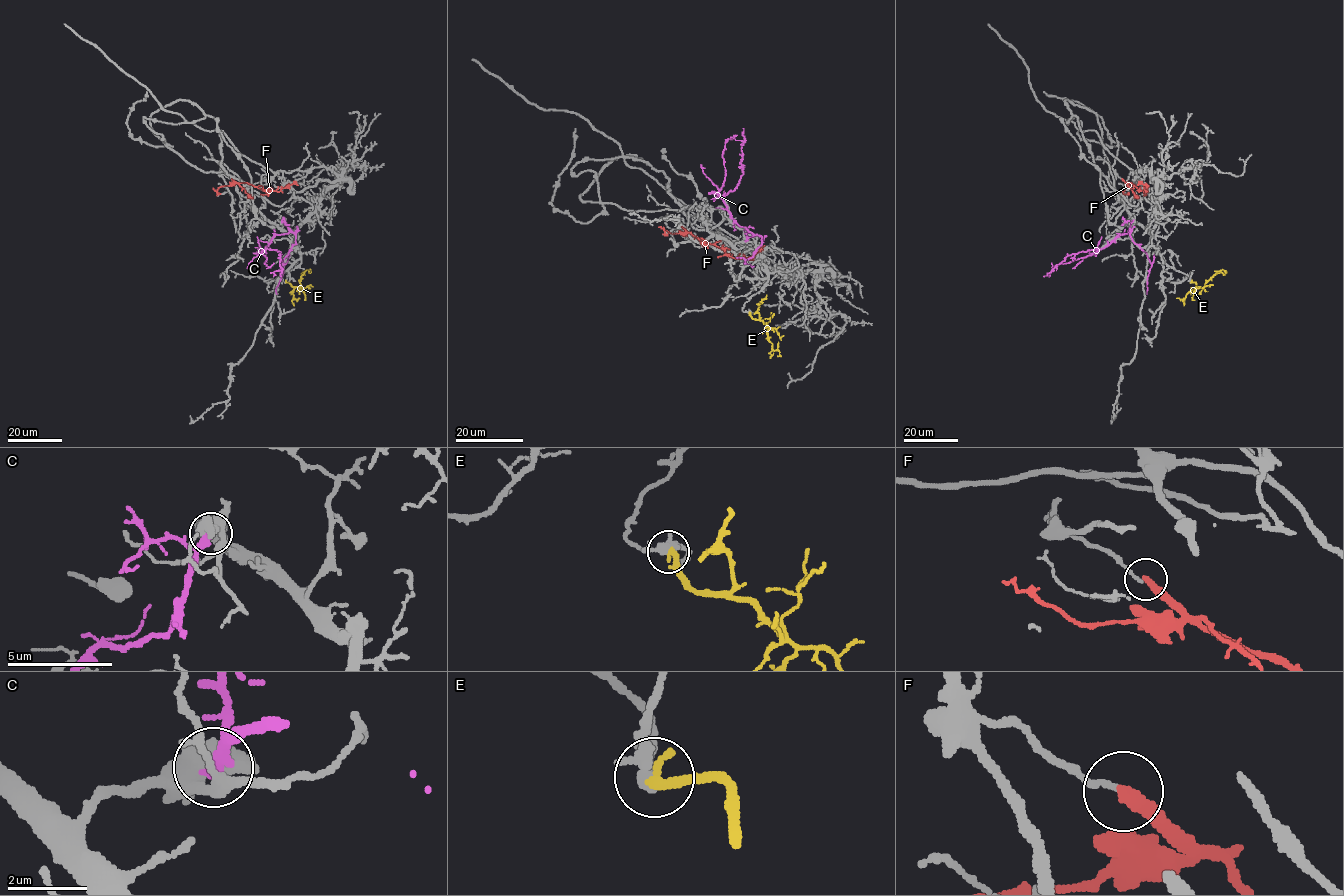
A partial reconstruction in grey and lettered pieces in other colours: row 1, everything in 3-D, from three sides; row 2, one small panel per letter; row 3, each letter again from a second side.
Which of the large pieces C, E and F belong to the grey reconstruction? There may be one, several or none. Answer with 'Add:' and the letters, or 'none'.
Add: none

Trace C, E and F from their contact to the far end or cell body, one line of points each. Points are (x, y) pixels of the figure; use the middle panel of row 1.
C: (746, 240), (753, 234), (737, 223), (723, 201), (743, 172), (744, 141), (733, 135)
E: (749, 312), (769, 327), (767, 339), (779, 353), (777, 355)
F: (681, 226), (734, 258), (754, 256), (765, 245)

